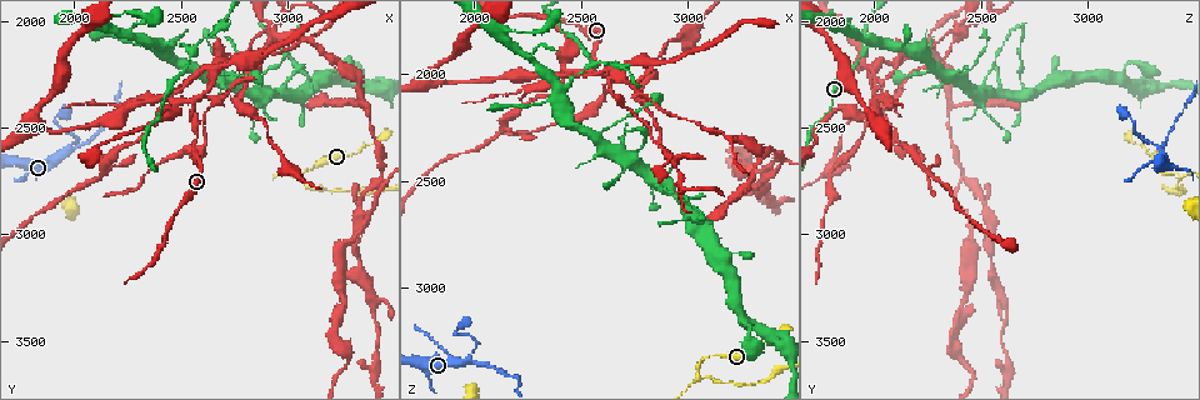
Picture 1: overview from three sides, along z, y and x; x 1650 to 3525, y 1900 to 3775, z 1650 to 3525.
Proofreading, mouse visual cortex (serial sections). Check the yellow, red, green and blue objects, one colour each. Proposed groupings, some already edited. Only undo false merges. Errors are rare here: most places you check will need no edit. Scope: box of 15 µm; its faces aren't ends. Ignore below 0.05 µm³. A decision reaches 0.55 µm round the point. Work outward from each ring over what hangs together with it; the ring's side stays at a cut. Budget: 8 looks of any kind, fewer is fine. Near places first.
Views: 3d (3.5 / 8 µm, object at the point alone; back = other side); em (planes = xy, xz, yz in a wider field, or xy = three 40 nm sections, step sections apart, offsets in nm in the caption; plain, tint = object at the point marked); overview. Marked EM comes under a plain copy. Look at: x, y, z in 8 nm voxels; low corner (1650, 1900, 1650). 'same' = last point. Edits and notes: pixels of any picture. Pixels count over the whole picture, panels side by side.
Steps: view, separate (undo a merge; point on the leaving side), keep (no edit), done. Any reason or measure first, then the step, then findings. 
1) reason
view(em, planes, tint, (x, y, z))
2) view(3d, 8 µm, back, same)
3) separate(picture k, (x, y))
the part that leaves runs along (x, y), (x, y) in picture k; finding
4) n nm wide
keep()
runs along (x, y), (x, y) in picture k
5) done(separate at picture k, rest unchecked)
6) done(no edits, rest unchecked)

abrupt turn
view(3d, 3.5 µm, (3050, 2720, 3430))

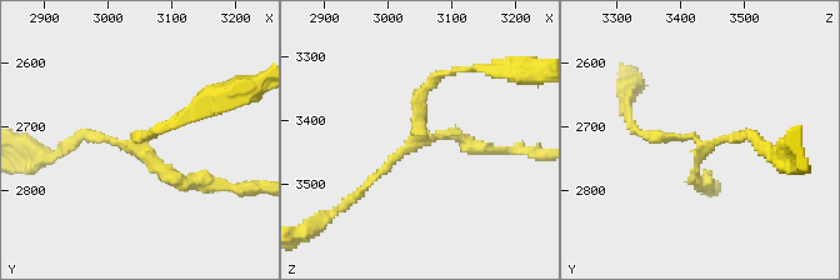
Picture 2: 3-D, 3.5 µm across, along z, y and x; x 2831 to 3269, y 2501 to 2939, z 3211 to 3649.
need the tissue
view(em, xy, step 1, tint, (3055, 2735, 3435))

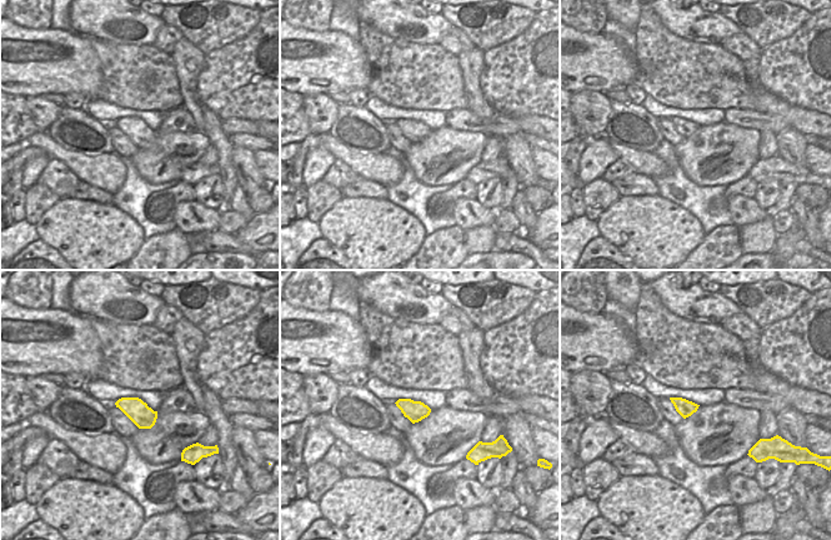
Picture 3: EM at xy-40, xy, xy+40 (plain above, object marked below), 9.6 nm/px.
another direction
view(em, xy, step 5, tint, same)

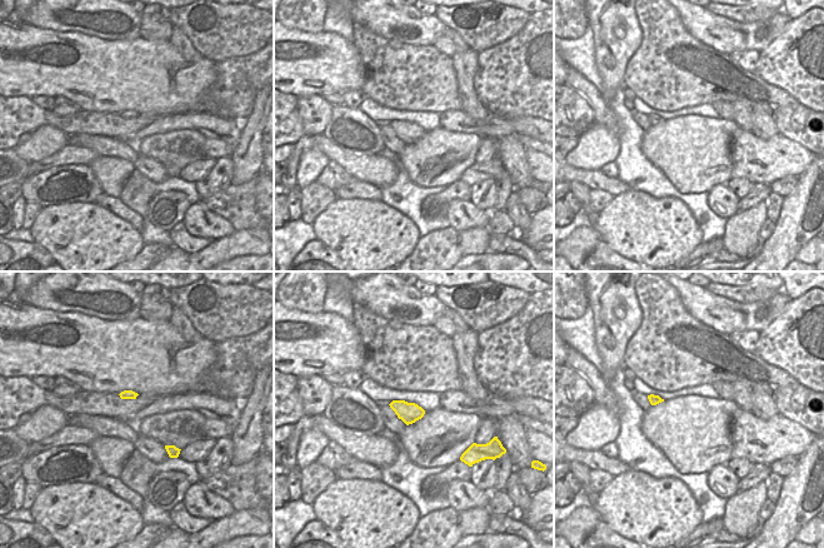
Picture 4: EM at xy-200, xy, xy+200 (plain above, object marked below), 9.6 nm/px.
arms of 100, 150, 150 nm
keep()
runs along (634, 128), (691, 135), (708, 181) in picture 2; one cell here

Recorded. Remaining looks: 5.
two arms at a narrow angle
view(3d, 3.5 µm, (2550, 2380, 1970))

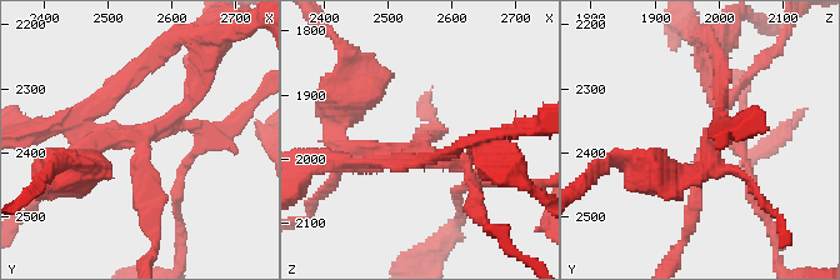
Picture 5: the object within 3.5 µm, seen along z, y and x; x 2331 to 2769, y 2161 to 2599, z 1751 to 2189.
4 arms; arms of 150, 150, 200, 250 nm; shape alone is not enough
view(em, planes, tint, (2555, 2385, 1980))

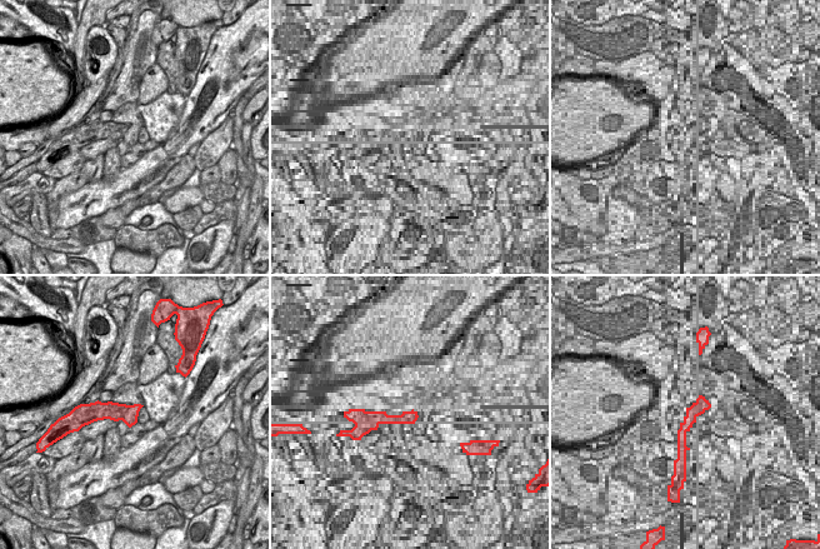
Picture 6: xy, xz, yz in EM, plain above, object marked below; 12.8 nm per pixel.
separate(picture 5, (743, 146))
border along (130, 405), (121, 419) in picture 6; a second cell is stuck on

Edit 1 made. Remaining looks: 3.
a narrow waist
view(3d, 8 µm, (2540, 2140, 1960))

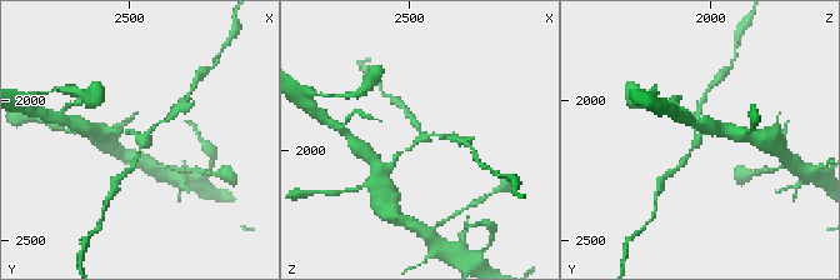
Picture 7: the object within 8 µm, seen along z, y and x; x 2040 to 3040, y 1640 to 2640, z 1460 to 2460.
view(3d, 3.5 µm, (2550, 2150, 1950))

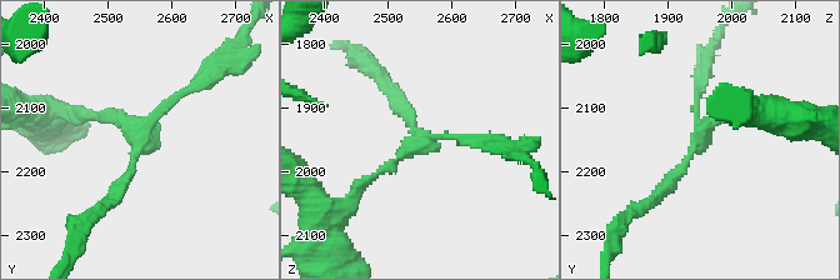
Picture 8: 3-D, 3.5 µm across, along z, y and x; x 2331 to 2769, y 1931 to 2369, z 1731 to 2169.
separate(picture 8, (390, 165))
the part that leaves runs along (421, 141), (375, 173), (336, 211) in picture 8; a second cell is stuck on

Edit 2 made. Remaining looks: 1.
done(separate at picture 5, separate at picture 8, rest unchecked)

